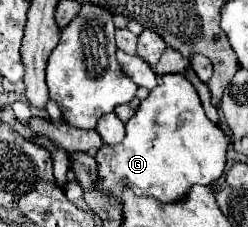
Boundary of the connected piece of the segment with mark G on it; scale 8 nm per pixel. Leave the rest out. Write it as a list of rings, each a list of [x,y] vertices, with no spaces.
[[[164,74],[160,84],[150,92],[146,100],[142,100],[136,114],[126,122],[126,138],[116,146],[102,146],[98,150],[98,190],[116,202],[122,194],[122,188],[130,188],[136,196],[152,196],[164,204],[182,202],[194,184],[210,186],[222,176],[228,144],[230,138],[206,118],[196,88],[190,86],[190,82],[180,74]]]

